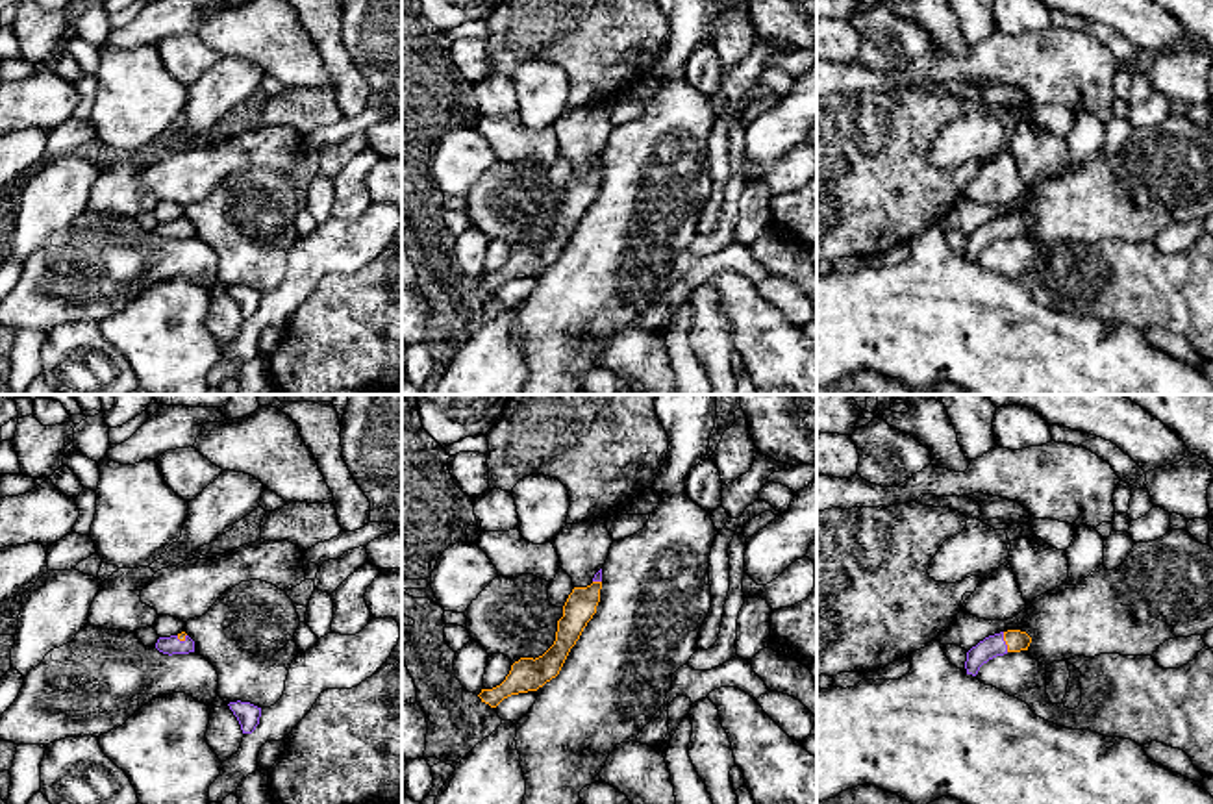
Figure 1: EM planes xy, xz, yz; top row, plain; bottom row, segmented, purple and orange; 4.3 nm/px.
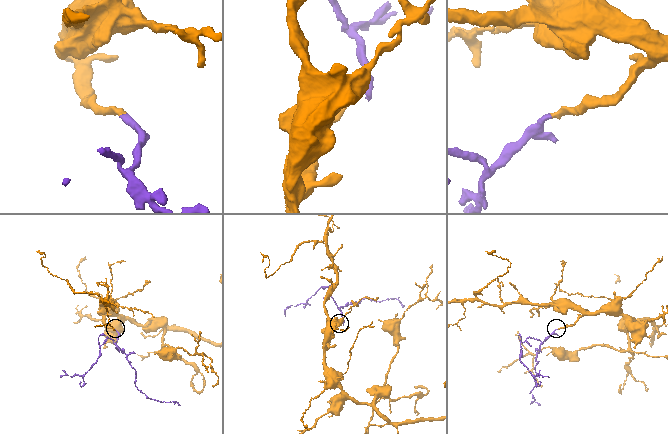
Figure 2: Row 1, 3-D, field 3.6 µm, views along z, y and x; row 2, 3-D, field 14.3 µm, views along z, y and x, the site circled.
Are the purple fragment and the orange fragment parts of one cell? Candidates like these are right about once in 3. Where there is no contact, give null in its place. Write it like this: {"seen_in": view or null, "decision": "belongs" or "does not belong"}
{"seen_in": "yz", "decision": "belongs"}

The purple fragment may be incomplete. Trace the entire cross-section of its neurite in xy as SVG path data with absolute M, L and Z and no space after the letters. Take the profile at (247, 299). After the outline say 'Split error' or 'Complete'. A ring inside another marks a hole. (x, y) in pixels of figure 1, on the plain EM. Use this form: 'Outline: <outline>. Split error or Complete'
Outline: M230 287L228 289L233 300L237 302L243 319L252 319L256 311L259 309L261 293L250 289L250 287Z. Complete

